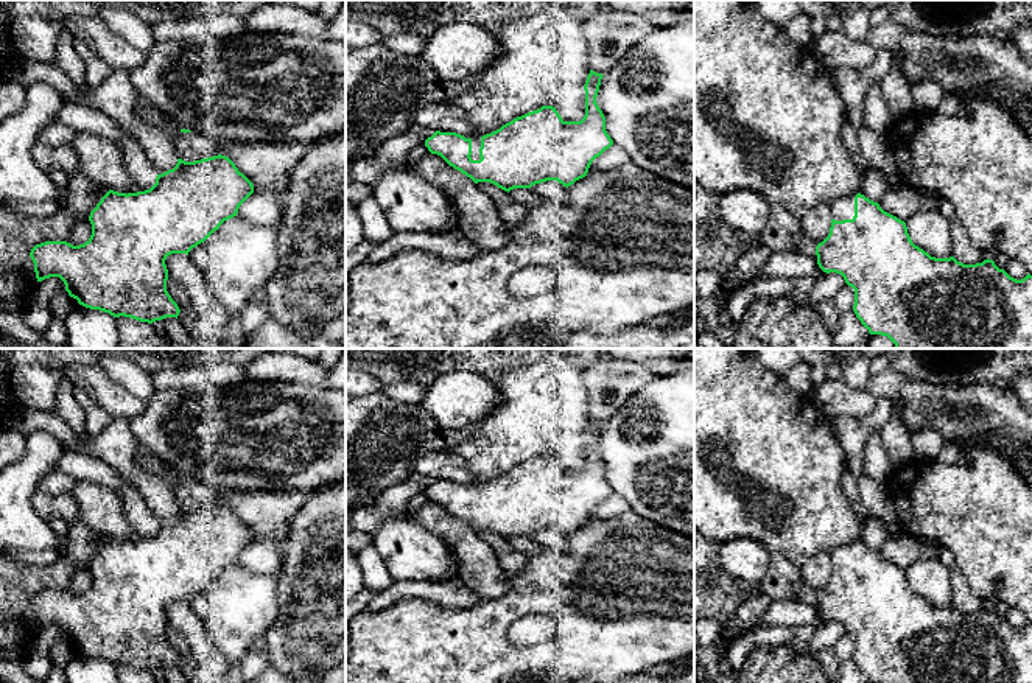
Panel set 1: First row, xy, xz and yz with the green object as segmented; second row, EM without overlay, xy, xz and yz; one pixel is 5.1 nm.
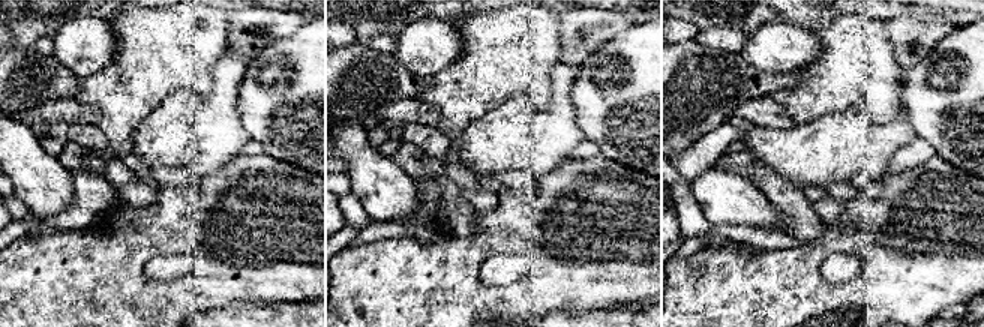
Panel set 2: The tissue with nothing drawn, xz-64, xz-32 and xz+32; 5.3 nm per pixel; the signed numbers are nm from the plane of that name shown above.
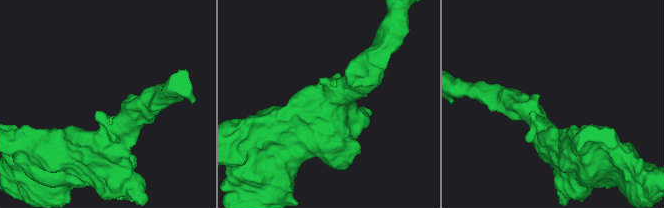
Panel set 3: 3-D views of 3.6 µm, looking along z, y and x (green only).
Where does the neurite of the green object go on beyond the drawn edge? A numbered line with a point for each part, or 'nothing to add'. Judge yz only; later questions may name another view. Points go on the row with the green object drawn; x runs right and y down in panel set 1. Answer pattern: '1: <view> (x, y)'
1: yz (842, 207)

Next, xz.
1: xz (475, 140)

